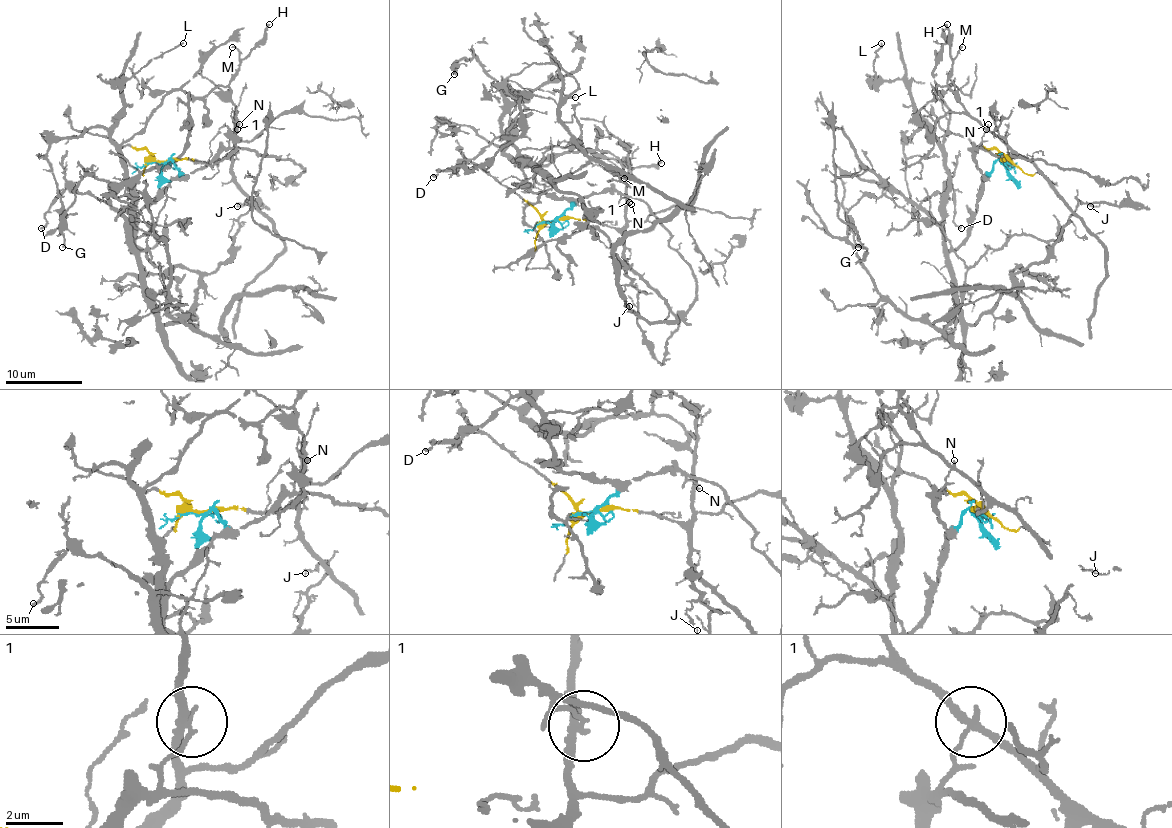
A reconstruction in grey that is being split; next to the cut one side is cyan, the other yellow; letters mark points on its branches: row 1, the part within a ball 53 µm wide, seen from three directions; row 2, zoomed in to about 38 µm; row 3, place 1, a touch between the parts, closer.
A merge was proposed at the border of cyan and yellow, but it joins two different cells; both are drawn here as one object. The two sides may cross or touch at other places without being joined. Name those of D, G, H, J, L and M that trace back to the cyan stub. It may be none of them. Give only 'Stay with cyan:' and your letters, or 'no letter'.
Stay with cyan: D, G, J, L

